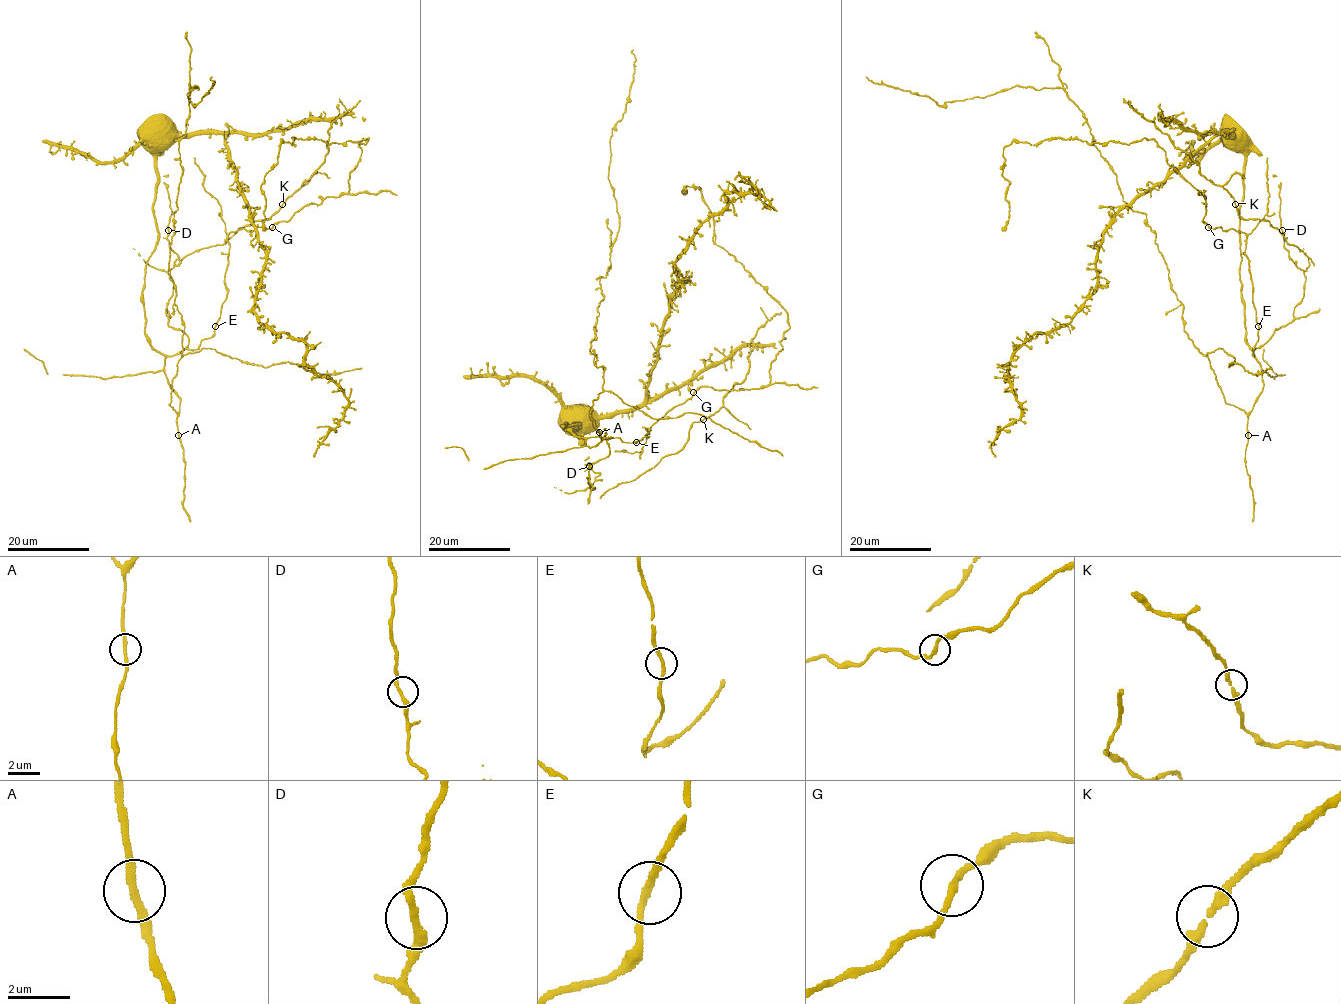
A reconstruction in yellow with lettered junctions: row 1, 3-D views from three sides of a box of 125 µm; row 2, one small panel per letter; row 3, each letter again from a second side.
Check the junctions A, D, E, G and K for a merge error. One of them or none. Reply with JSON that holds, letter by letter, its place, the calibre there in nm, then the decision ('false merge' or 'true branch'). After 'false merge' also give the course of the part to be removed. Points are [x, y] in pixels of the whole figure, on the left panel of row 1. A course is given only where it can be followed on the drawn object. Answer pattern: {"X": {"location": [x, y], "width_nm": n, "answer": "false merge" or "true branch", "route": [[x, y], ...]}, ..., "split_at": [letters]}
{"A": {"location": [178, 435], "width_nm": 240, "answer": "true branch"}, "D": {"location": [168, 230], "width_nm": 240, "answer": "true branch"}, "E": {"location": [215, 326], "width_nm": 220, "answer": "true branch"}, "G": {"location": [272, 227], "width_nm": 200, "answer": "true branch"}, "K": {"location": [282, 204], "width_nm": 240, "answer": "true branch"}, "split_at": []}

